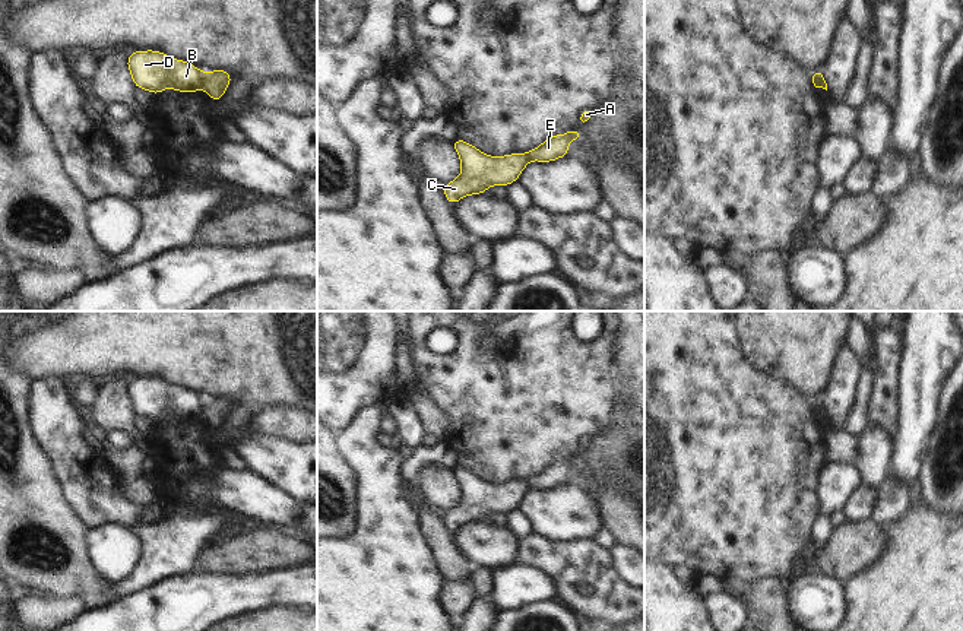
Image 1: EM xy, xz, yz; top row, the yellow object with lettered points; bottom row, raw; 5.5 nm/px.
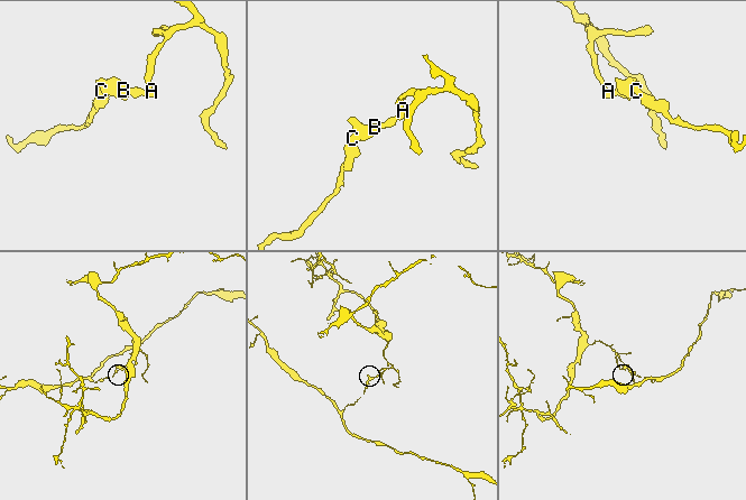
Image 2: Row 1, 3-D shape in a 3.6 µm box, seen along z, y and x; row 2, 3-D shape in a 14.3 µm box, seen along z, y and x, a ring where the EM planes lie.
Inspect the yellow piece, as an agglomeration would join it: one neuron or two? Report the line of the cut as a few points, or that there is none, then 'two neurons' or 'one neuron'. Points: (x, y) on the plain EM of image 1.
cut xy (202, 399), (199, 415); two neurons

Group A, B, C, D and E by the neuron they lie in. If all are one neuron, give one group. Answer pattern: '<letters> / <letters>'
A E / B C D

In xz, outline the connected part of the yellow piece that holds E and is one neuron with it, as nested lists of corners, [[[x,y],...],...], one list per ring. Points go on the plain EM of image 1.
[[[568,457],[566,462],[554,462],[542,469],[538,475],[530,476],[525,482],[529,488],[552,489],[568,482],[568,470],[576,466],[583,466],[582,459]]]

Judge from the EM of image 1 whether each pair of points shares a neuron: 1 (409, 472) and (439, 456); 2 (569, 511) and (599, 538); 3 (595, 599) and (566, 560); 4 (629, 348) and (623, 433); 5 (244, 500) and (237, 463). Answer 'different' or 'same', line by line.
1: same
2: different
3: same
4: same
5: different

